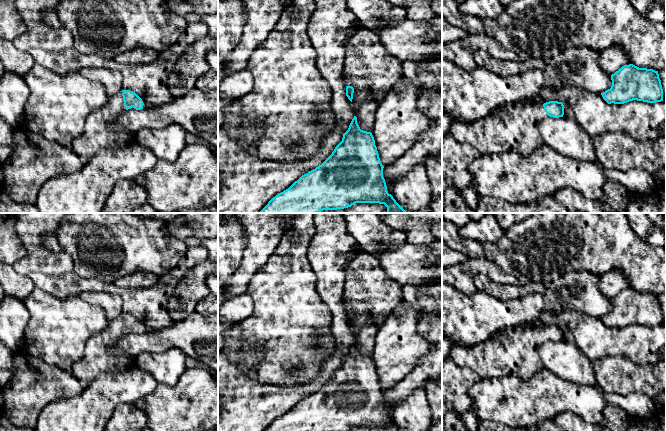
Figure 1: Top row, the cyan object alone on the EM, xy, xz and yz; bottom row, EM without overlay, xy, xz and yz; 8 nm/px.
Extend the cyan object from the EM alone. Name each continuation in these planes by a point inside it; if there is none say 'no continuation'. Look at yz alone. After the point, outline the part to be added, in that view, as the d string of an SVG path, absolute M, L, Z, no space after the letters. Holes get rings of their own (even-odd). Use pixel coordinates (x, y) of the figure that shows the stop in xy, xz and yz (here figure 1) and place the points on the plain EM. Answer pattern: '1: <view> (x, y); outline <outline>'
1: yz (514, 351); outline M530 321L500 330L477 345L455 346L449 356L457 366L471 368L481 377L515 376L520 380L528 380L544 368L539 348L547 340L543 328L537 327L535 321Z

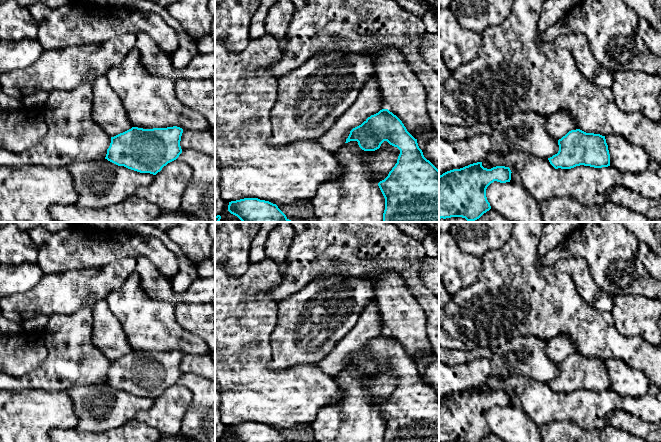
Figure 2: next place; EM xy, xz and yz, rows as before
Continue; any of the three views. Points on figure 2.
no continuation

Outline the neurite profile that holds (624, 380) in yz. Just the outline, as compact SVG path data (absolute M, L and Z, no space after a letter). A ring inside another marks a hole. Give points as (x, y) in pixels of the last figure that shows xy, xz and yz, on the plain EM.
M619 358L605 360L610 378L610 390L622 396L638 397L647 393L651 384L640 370L628 366Z

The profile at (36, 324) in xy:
M37 315L32 318L28 318L22 322L22 327L26 334L41 333L48 323L47 315Z

